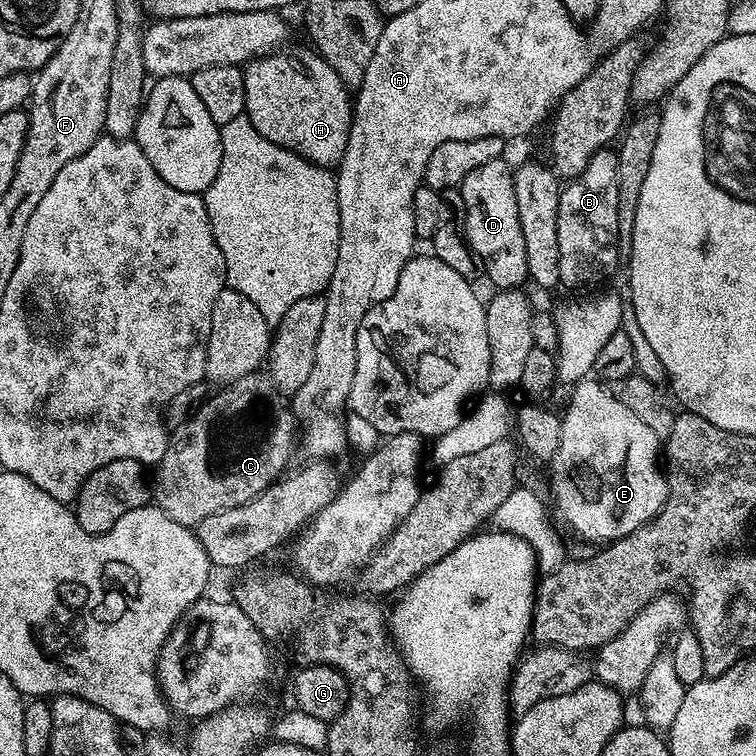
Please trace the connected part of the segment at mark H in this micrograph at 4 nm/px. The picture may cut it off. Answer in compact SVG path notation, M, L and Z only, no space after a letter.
M308 46L291 48L289 47L287 51L270 52L243 65L242 71L246 82L244 111L248 121L254 126L254 130L258 130L258 134L262 134L262 138L306 158L311 164L331 169L339 165L341 158L344 157L346 142L350 138L354 100L349 89L345 88L338 74L320 57L319 52Z

